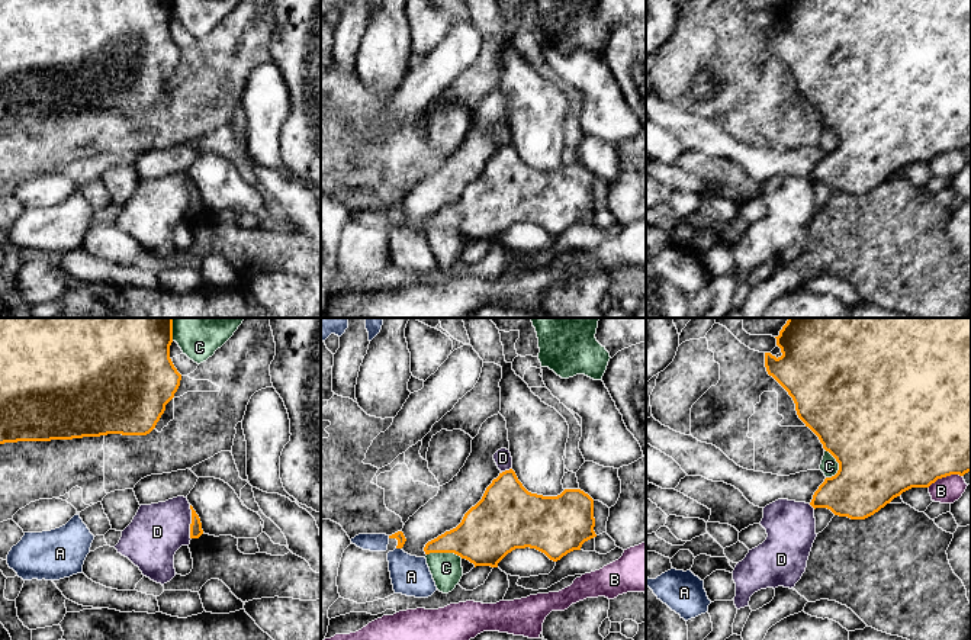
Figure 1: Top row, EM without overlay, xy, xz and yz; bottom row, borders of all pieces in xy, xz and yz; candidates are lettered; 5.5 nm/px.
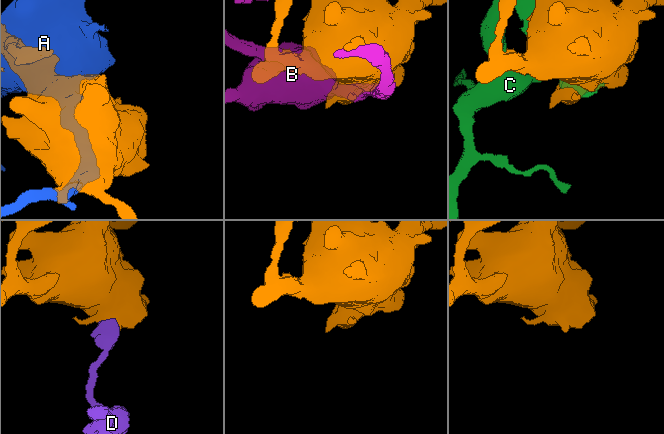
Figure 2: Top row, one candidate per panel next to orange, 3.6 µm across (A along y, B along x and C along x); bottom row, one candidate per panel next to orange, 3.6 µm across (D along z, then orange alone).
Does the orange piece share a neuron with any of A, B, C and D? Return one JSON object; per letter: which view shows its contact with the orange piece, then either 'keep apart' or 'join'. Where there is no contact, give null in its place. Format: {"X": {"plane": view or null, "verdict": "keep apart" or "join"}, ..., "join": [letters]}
{"A": {"plane": "xz", "verdict": "keep apart"}, "B": {"plane": "yz", "verdict": "keep apart"}, "C": {"plane": "yz", "verdict": "keep apart"}, "D": {"plane": "xy", "verdict": "keep apart"}, "join": []}

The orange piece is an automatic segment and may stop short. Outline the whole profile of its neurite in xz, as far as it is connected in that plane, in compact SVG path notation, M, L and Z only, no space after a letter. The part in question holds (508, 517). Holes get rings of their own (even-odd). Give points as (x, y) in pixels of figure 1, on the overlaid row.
M512 469L499 473L486 488L482 499L472 506L462 522L424 547L430 553L454 553L476 566L498 567L498 563L515 549L536 549L557 562L594 537L594 499L581 489L565 489L557 496L528 492Z

